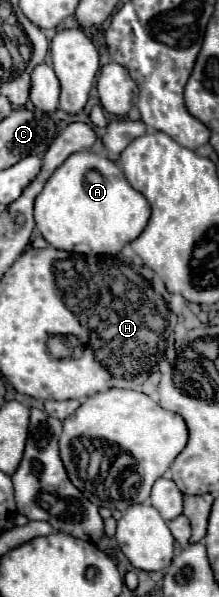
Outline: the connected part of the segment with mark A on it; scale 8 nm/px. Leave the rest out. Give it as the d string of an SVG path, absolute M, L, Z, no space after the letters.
M79 151L67 157L67 161L49 177L43 191L35 199L35 223L45 241L55 249L83 255L117 255L123 245L141 235L149 221L149 211L149 203L127 183L117 163L91 151Z

